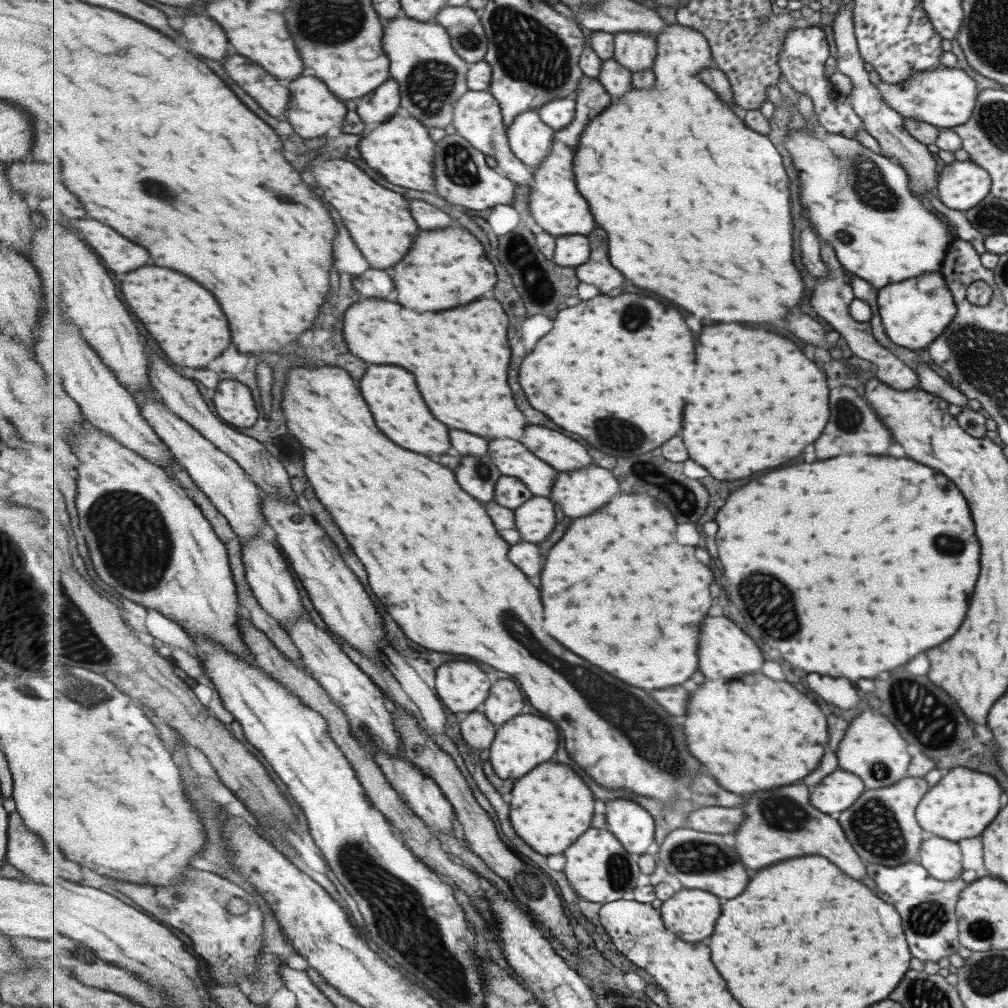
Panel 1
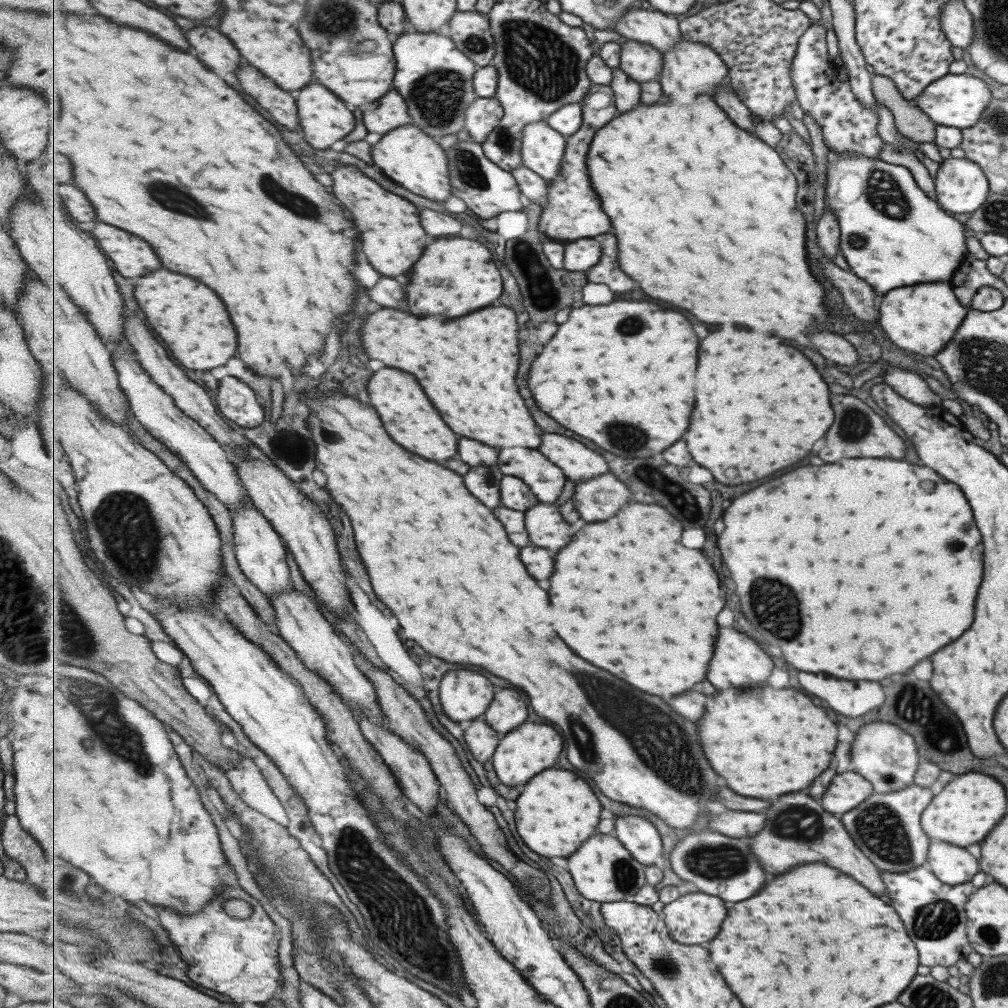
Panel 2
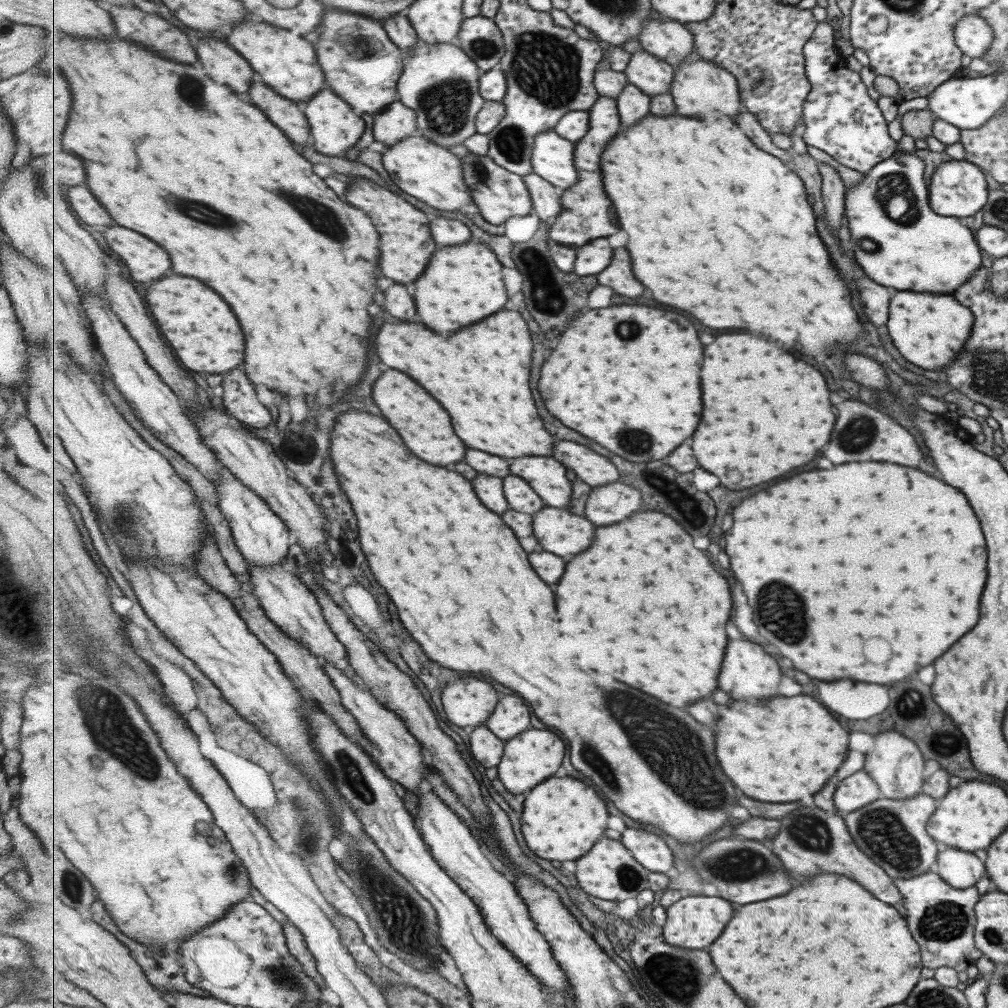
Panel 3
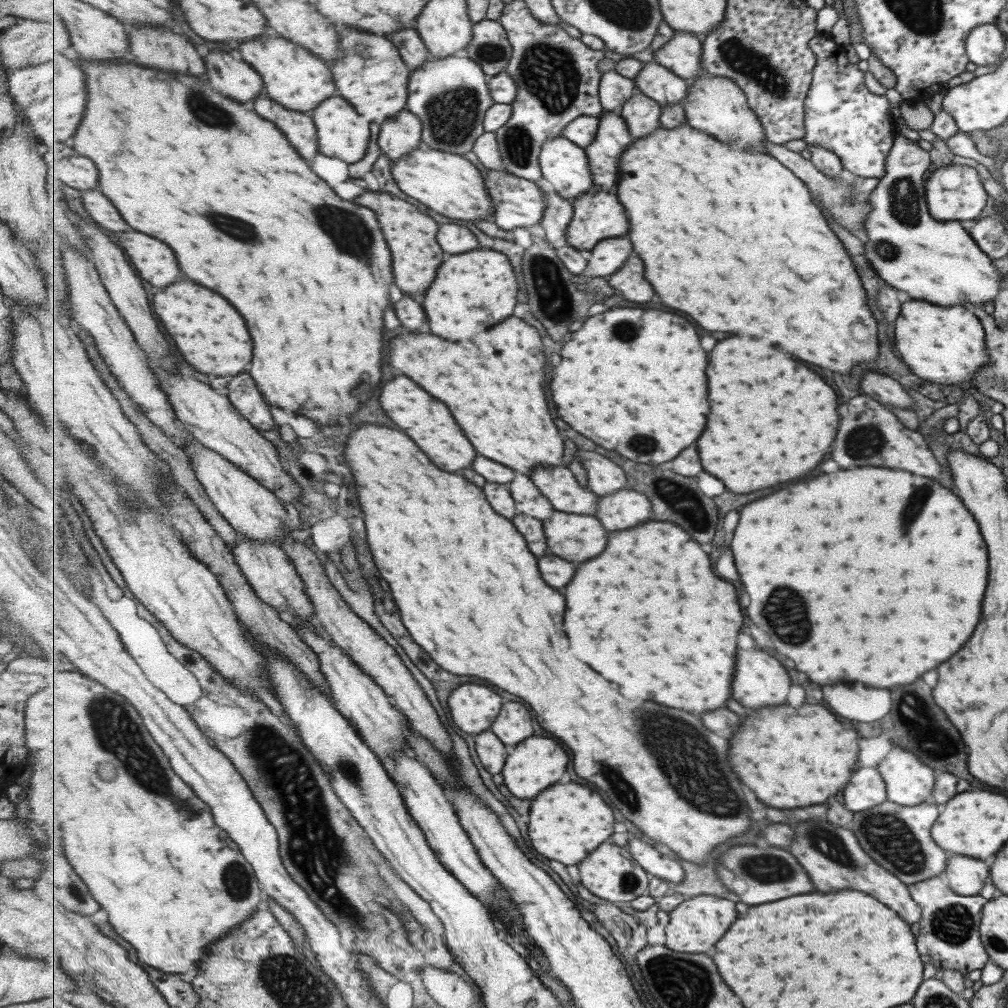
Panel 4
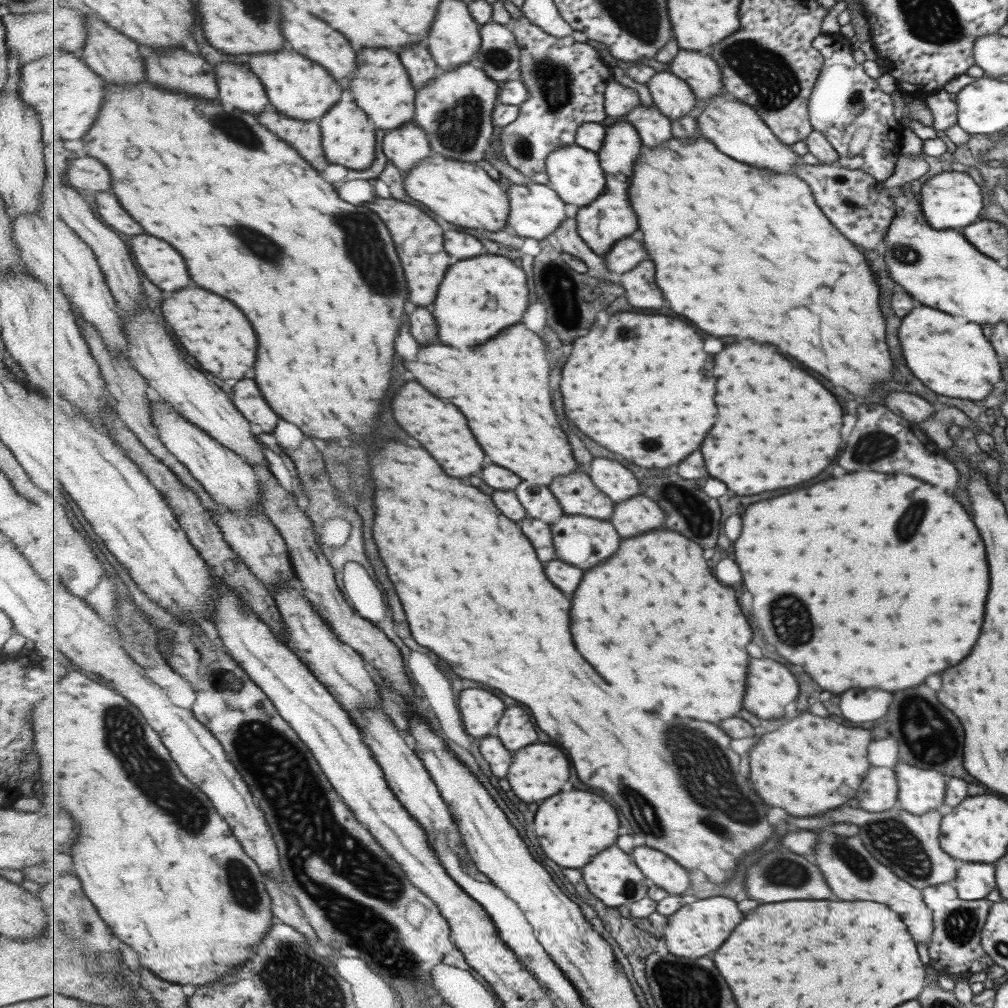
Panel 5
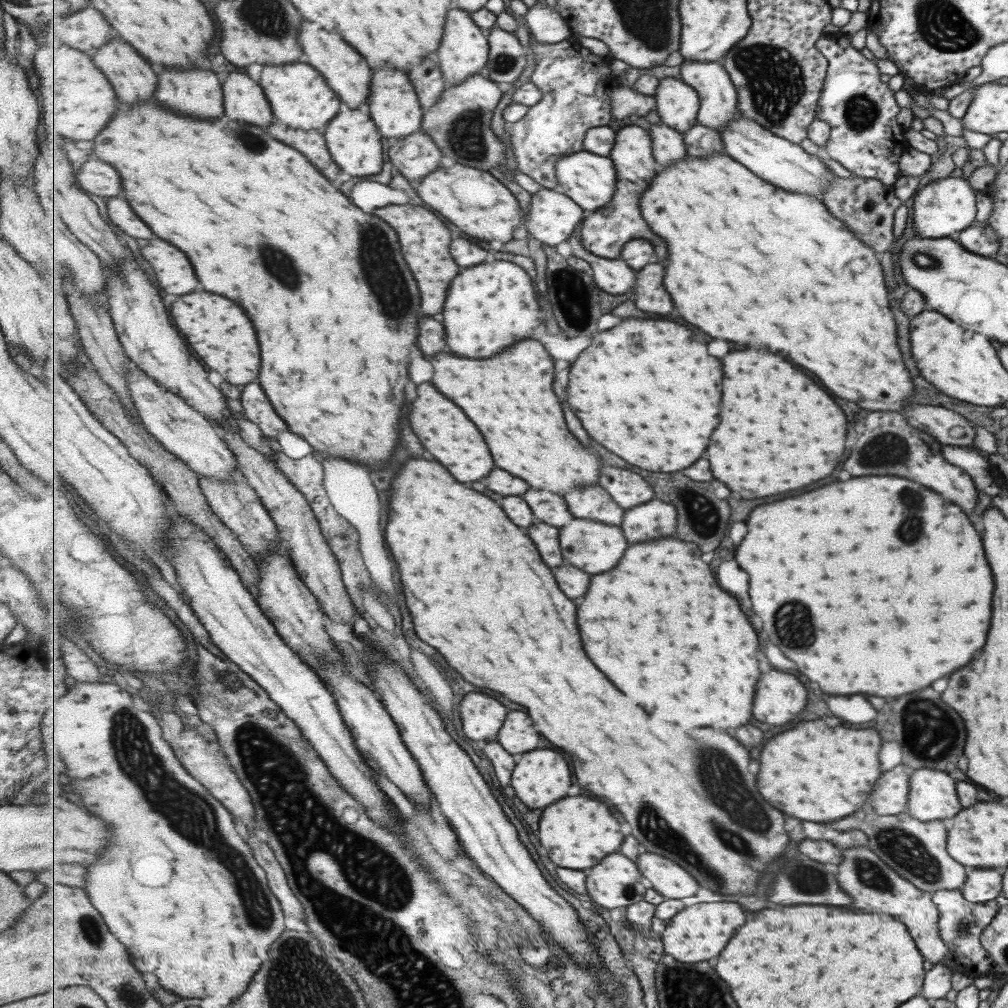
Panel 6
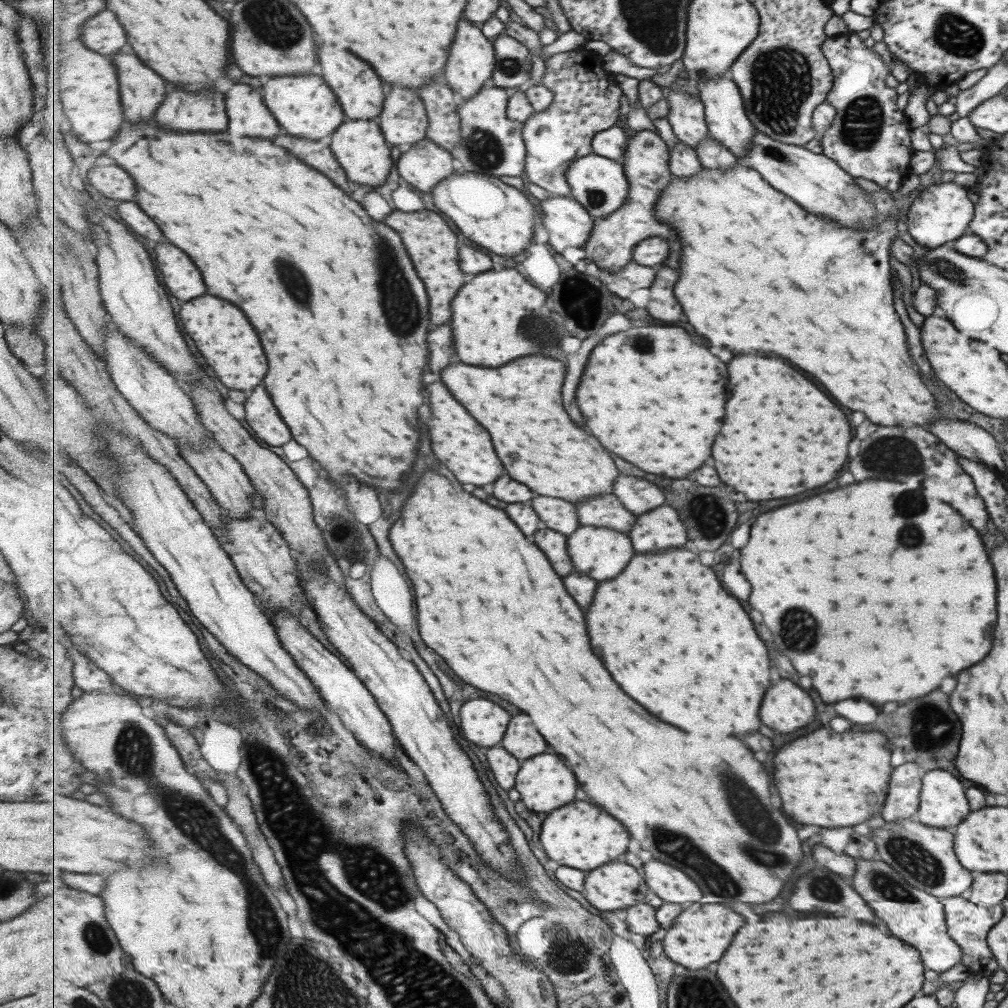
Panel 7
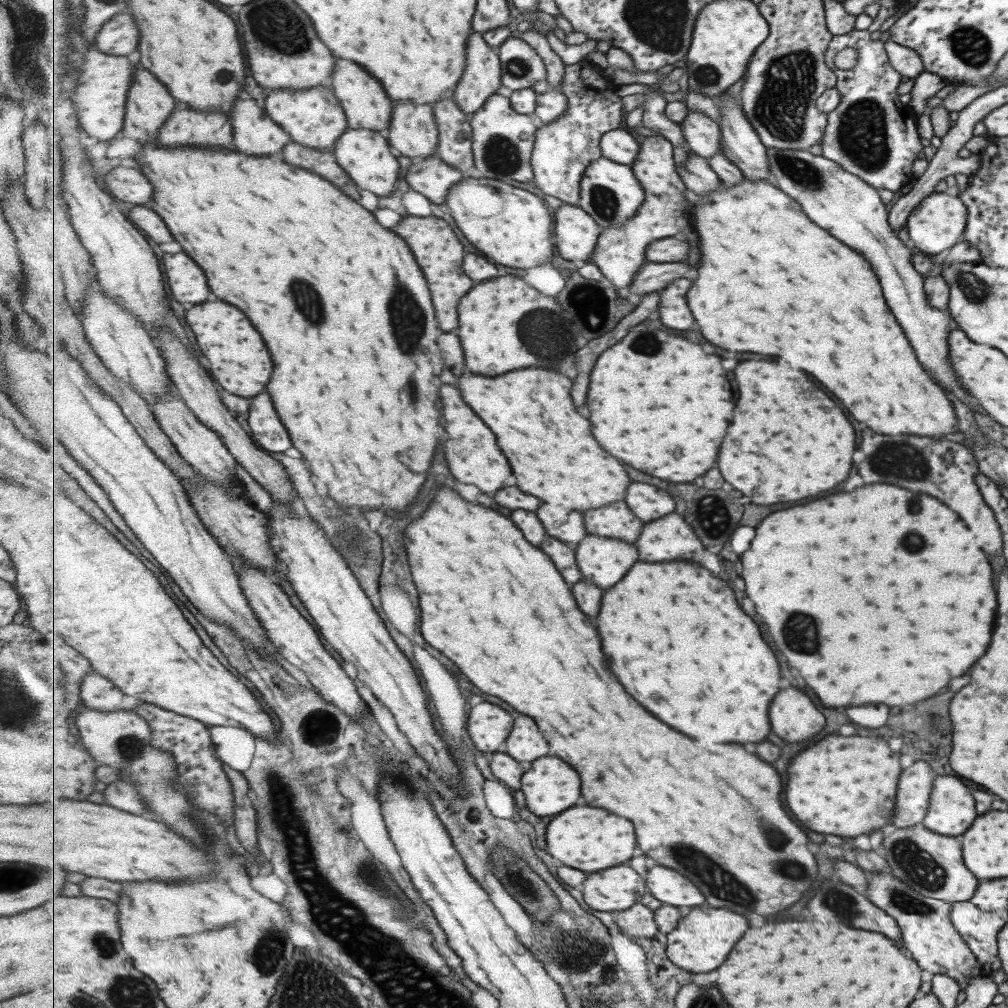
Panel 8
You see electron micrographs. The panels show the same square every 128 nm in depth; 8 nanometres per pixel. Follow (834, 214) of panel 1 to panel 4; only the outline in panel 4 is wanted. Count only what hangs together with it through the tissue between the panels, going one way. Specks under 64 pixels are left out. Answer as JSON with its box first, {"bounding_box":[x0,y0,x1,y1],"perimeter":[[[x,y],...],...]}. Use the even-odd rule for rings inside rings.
{"bounding_box":[860,136,1002,308],"perimeter":[[[894,136],[883,176],[867,196],[871,210],[860,233],[865,258],[887,286],[901,290],[904,296],[909,294],[909,298],[937,306],[973,304],[982,308],[997,298],[1002,275],[959,221],[937,222],[931,218],[922,178],[929,164],[928,153],[915,141]]]}

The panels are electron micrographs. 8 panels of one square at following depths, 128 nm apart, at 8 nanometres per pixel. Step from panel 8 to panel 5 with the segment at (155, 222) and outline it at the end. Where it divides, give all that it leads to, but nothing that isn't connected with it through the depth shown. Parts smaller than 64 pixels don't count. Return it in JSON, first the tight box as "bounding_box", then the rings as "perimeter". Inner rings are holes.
{"bounding_box":[92,192,145,237],"perimeter":[[[99,192],[92,195],[92,200],[96,204],[96,212],[111,228],[131,237],[145,234],[143,226],[135,222],[135,218],[121,206],[119,198],[109,192]]]}

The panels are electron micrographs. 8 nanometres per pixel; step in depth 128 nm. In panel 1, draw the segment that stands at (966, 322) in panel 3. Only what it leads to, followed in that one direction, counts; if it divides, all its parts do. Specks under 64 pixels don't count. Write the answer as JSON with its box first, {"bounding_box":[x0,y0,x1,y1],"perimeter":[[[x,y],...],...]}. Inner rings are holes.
{"bounding_box":[876,271,955,351],"perimeter":[[[939,271],[921,274],[879,288],[876,291],[876,303],[884,333],[893,344],[910,351],[930,345],[955,316],[953,297]]]}

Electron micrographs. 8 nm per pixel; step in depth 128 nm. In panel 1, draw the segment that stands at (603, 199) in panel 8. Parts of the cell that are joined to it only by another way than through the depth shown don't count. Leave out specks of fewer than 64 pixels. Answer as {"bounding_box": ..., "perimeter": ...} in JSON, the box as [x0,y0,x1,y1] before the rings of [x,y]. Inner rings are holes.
{"bounding_box":[506,111,556,169],"perimeter":[[[538,111],[520,114],[506,131],[517,158],[532,169],[539,168],[553,151],[556,130],[542,119]]]}

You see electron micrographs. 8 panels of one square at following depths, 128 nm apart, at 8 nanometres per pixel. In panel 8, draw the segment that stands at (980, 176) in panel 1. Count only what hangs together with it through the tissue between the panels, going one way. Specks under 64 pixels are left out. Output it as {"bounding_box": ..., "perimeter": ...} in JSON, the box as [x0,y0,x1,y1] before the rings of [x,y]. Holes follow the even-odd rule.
{"bounding_box":[904,191,967,255],"perimeter":[[[933,191],[911,210],[904,226],[910,245],[921,253],[935,255],[961,240],[966,220],[967,208],[952,191],[944,193]]]}

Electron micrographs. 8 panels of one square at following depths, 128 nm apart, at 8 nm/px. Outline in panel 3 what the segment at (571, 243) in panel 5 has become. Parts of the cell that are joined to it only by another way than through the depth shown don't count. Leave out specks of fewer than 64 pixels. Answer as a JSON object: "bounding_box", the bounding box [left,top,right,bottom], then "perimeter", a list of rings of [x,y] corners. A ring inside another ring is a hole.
{"bounding_box":[523,172,563,226],"perimeter":[[[535,172],[527,174],[523,178],[530,187],[534,213],[539,215],[540,220],[543,220],[545,224],[549,226],[555,224],[559,214],[563,212],[562,190]]]}

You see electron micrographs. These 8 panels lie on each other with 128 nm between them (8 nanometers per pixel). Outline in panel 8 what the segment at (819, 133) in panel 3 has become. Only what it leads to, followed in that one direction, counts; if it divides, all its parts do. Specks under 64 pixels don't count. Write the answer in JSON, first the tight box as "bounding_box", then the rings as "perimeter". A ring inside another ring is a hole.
{"bounding_box":[819,29,927,193],"perimeter":[[[851,29],[847,34],[831,37],[831,50],[827,50],[827,62],[831,62],[831,70],[835,70],[834,74],[837,76],[837,84],[834,87],[839,93],[839,102],[831,110],[831,116],[826,116],[826,118],[831,118],[831,122],[827,122],[827,138],[822,138],[819,142],[821,156],[838,163],[843,170],[858,175],[860,179],[864,179],[876,190],[885,188],[885,190],[891,190],[893,193],[897,192],[913,179],[912,164],[917,153],[927,150],[919,143],[916,127],[917,114],[909,107],[909,104],[902,104],[899,101],[899,95],[895,90],[901,82],[901,75],[888,63],[884,43],[878,38],[871,40],[867,29]],[[843,48],[855,48],[857,50],[857,64],[849,70],[837,70],[831,62],[835,52],[839,52]]]}

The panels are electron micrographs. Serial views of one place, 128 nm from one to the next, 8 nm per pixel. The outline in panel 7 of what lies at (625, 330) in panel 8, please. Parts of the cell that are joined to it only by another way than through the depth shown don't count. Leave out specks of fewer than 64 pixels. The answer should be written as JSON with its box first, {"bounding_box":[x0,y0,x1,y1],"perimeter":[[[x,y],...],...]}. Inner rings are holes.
{"bounding_box":[563,336,607,426],"perimeter":[[[601,336],[601,338],[589,338],[583,342],[583,348],[569,354],[569,364],[571,364],[571,370],[567,372],[567,382],[565,382],[565,388],[563,388],[563,396],[565,396],[565,402],[567,402],[567,412],[573,416],[573,420],[581,426],[587,424],[587,418],[581,414],[579,410],[579,404],[577,404],[577,390],[579,390],[579,384],[583,380],[583,372],[589,364],[589,356],[591,352],[605,340],[607,336]]]}

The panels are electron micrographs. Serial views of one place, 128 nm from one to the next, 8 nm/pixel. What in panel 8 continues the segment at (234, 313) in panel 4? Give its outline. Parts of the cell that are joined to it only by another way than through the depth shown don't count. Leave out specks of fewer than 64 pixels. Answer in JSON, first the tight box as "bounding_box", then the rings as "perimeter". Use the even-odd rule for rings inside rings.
{"bounding_box":[187,302,273,398],"perimeter":[[[205,302],[187,312],[187,320],[197,334],[203,354],[211,362],[211,374],[231,394],[243,398],[255,398],[267,390],[273,374],[273,358],[257,328],[251,324],[247,314],[227,302]]]}

